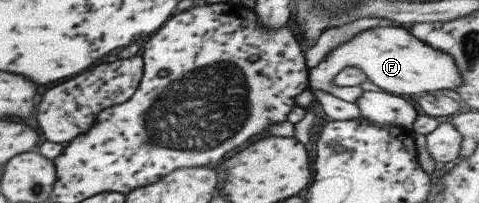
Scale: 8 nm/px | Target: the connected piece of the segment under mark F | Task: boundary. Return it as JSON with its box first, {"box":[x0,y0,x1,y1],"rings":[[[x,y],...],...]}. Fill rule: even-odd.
{"box":[307,26,460,100],"rings":[[[374,26],[370,29],[364,29],[352,39],[340,42],[340,45],[334,46],[332,50],[326,53],[323,61],[318,65],[308,69],[307,89],[322,90],[330,94],[338,94],[347,100],[353,100],[350,97],[349,89],[339,89],[334,83],[332,78],[344,67],[356,67],[360,69],[366,79],[377,85],[383,91],[389,94],[399,95],[412,93],[422,95],[427,91],[438,91],[438,89],[454,89],[460,81],[460,73],[454,65],[452,57],[446,55],[442,51],[437,51],[424,45],[422,41],[418,41],[416,37],[412,37],[406,29],[402,27],[388,27]]]}

